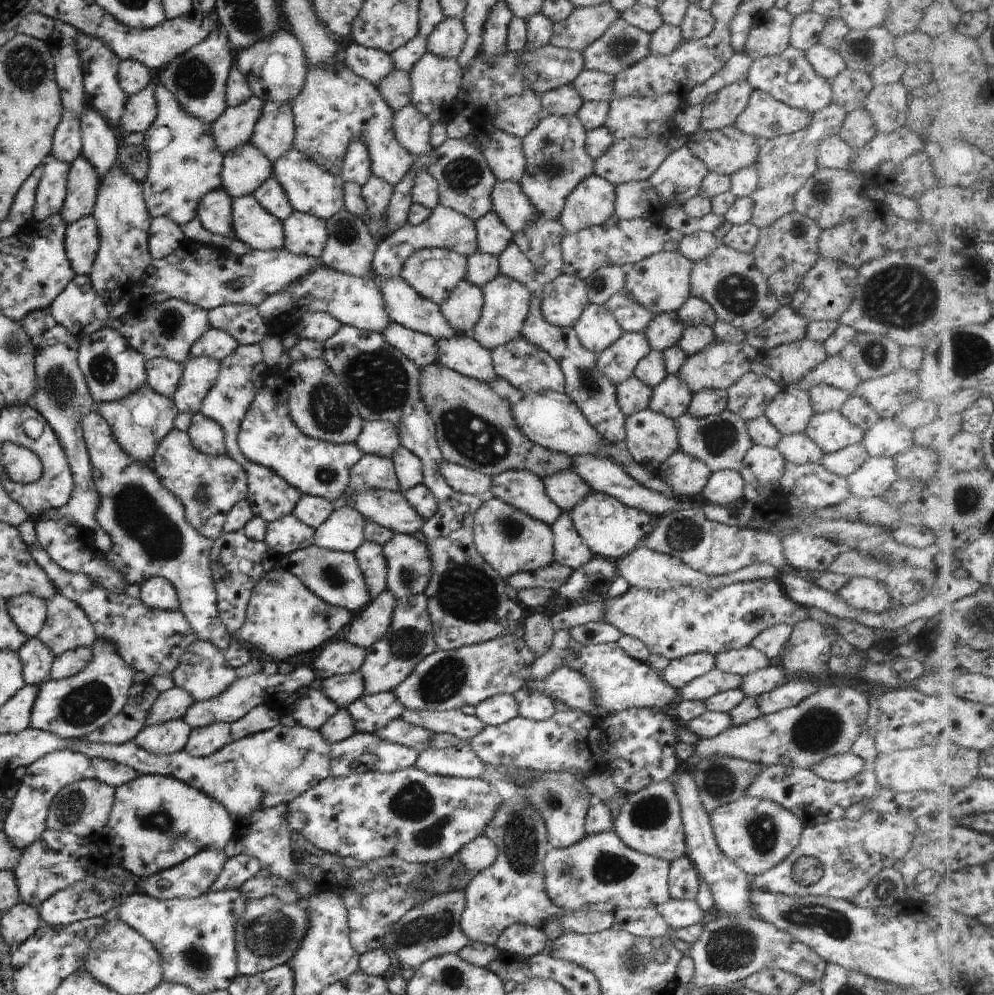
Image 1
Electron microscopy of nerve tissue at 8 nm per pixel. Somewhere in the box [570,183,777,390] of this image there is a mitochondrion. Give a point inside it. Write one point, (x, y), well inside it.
(738, 293)

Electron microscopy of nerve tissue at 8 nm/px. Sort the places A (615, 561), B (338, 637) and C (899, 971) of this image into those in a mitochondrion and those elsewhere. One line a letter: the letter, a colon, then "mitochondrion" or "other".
A: other
B: other
C: other

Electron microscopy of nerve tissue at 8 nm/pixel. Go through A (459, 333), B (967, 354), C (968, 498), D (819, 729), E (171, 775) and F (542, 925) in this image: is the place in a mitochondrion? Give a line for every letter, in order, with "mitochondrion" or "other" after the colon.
A: other
B: mitochondrion
C: mitochondrion
D: mitochondrion
E: other
F: other

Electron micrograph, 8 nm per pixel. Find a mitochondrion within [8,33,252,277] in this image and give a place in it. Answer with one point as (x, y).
(194, 79)

